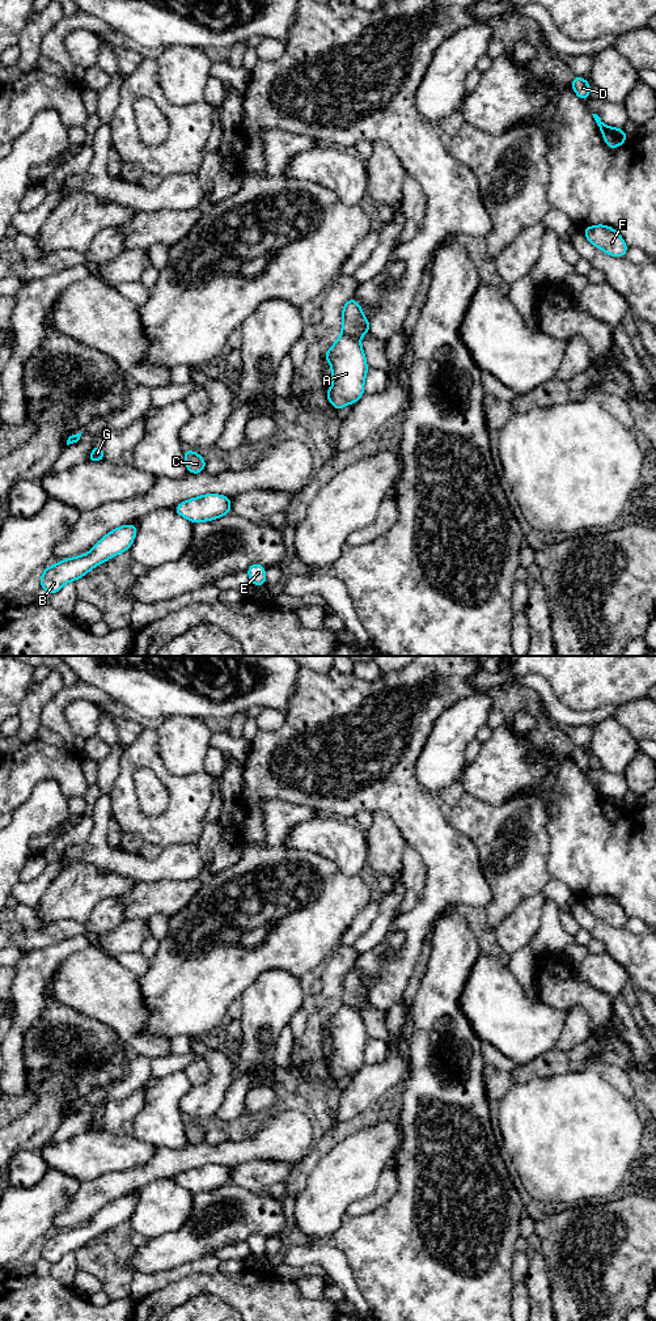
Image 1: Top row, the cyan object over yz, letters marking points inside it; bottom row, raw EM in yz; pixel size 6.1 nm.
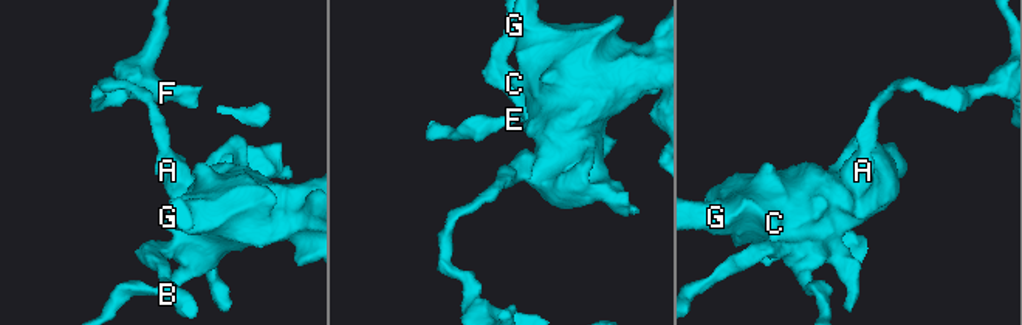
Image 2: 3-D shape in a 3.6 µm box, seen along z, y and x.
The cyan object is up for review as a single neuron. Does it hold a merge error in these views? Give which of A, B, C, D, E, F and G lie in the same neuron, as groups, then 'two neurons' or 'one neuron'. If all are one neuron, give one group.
groups A B C E G / D F; two neurons

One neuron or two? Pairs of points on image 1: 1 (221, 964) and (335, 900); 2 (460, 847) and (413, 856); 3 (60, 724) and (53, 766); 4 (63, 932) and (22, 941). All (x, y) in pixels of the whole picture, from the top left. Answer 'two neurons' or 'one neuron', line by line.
1: one neuron
2: two neurons
3: two neurons
4: one neuron

